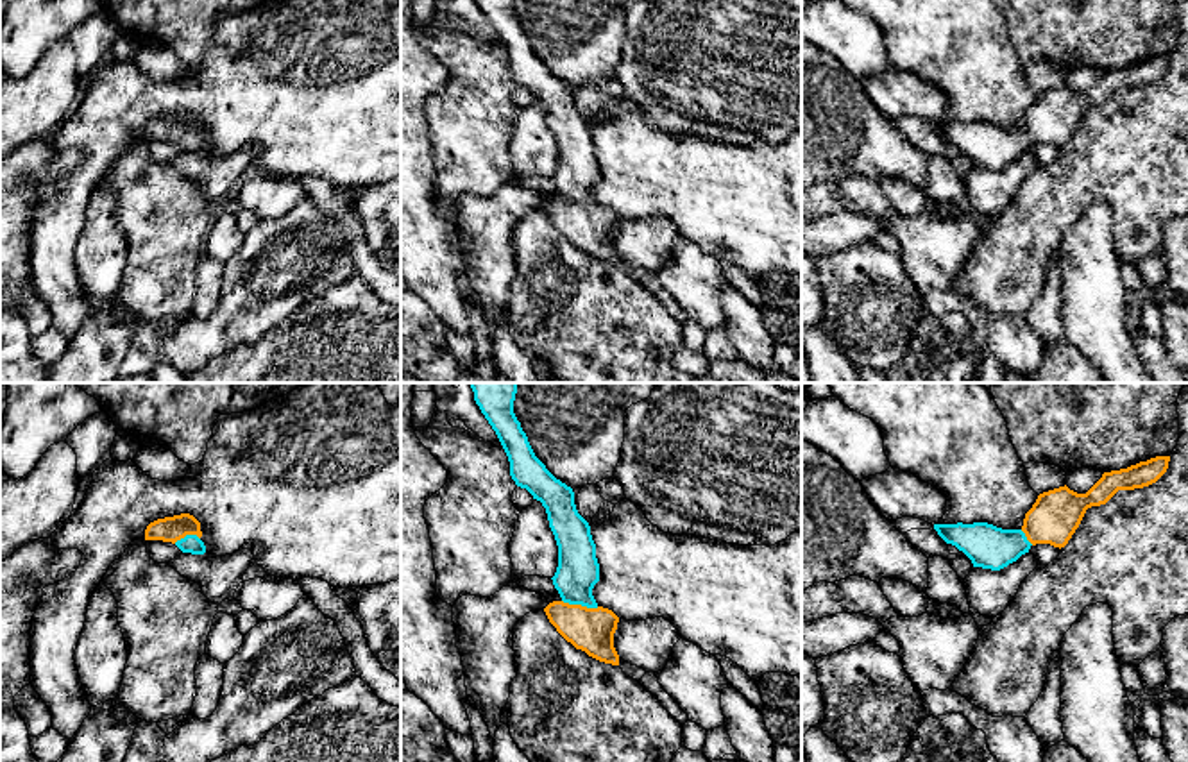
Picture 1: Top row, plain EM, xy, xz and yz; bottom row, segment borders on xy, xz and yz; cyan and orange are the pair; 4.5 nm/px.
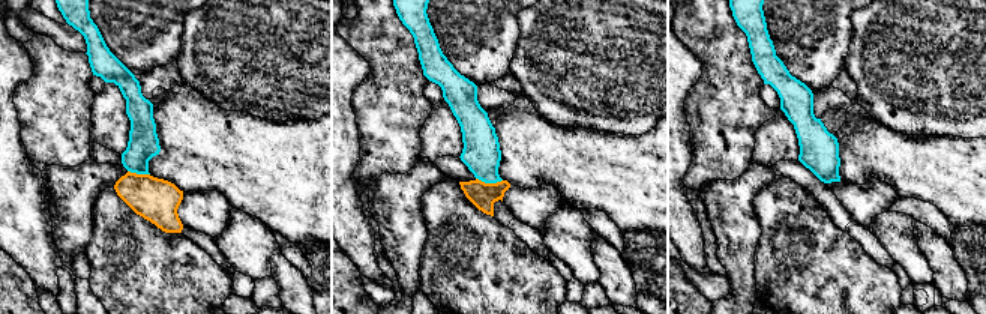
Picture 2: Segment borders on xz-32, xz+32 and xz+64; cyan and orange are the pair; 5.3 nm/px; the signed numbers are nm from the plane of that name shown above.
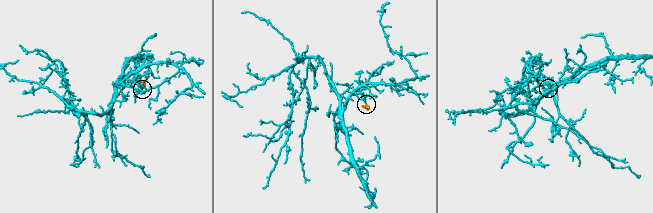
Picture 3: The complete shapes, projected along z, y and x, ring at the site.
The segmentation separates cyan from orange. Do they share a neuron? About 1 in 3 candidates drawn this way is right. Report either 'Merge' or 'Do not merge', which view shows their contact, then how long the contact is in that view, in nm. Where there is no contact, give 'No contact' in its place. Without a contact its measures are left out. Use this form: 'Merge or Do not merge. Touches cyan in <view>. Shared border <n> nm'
Merge. Touches cyan in xz. Shared border 170 nm

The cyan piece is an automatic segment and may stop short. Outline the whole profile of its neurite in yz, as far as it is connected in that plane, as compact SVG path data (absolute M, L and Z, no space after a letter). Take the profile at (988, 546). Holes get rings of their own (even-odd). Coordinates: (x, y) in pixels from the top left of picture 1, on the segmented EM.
M1156 456L1127 469L1104 472L1086 494L1077 494L1066 485L1043 492L1025 513L1023 526L1020 529L1002 529L988 522L934 524L934 529L946 544L963 551L972 560L973 567L1000 571L1016 562L1022 555L1029 553L1036 544L1050 544L1059 549L1065 547L1079 528L1088 508L1106 504L1118 490L1134 490L1156 483L1167 472L1168 461L1170 456Z

